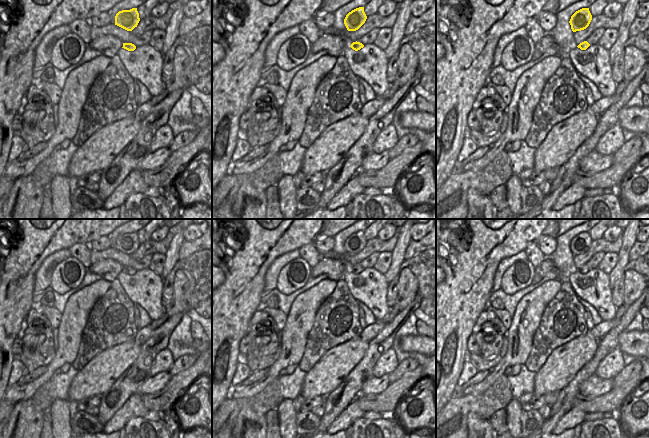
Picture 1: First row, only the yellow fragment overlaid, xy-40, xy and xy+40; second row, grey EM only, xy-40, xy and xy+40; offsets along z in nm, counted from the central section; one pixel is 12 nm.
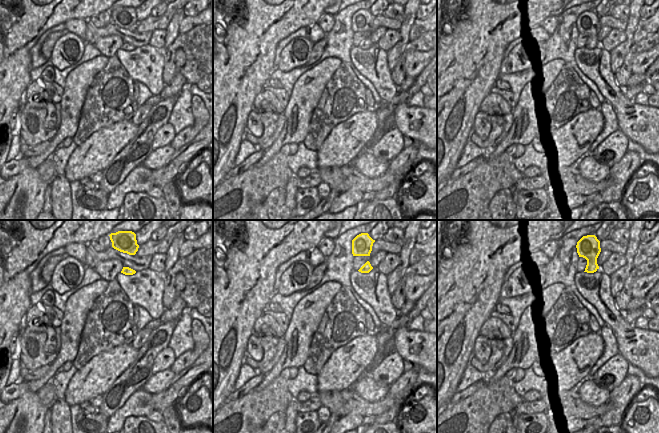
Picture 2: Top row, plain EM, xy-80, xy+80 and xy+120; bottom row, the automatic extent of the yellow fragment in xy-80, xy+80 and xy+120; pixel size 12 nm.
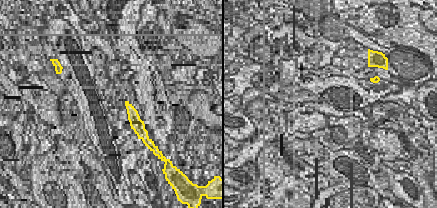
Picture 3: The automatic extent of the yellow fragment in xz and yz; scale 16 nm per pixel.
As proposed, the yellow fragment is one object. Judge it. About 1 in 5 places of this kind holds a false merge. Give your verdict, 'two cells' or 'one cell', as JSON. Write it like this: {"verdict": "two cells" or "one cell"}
{"verdict": "one cell"}

